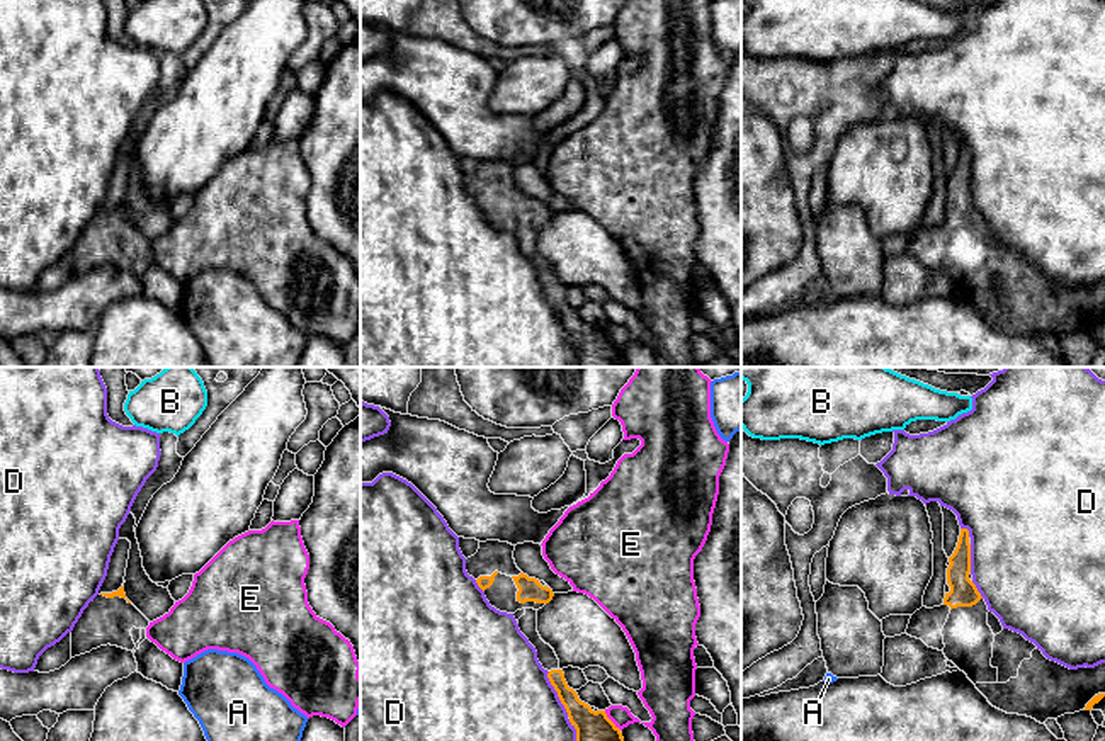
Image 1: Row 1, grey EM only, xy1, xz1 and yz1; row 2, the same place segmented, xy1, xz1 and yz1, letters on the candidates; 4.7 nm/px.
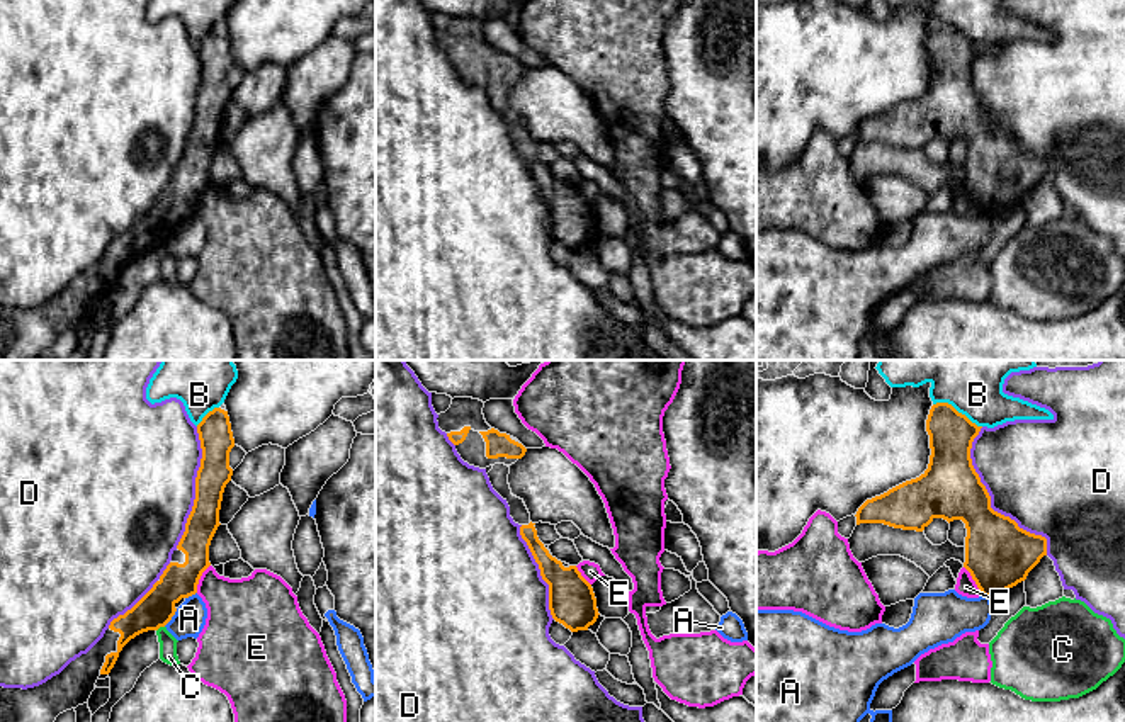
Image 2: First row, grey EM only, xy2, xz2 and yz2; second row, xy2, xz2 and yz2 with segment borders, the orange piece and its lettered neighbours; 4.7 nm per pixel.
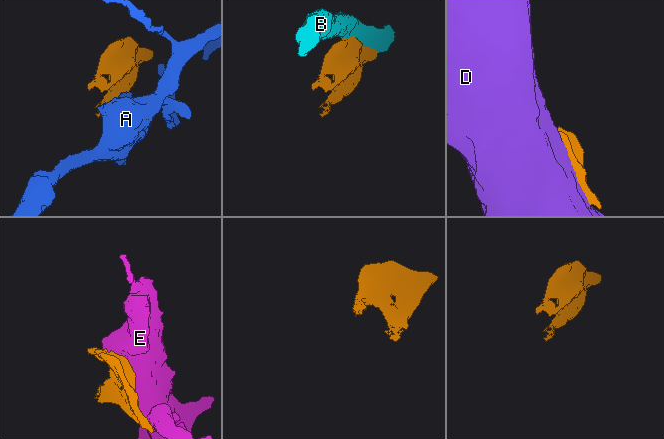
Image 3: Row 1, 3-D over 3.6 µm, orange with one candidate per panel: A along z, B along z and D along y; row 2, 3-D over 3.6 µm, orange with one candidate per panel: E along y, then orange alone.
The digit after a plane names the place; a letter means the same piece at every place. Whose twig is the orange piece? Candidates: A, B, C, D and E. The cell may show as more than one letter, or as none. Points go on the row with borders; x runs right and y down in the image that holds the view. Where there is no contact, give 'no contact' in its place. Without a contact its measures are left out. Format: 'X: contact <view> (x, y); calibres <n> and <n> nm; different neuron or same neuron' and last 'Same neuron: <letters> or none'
A: contact xy2 (172, 615); calibres 170 and 150 nm; different neuron
B: contact yz2 (955, 410); calibres 200 and 400 nm; different neuron
C: contact xy2 (160, 626); calibres 170 and 80 nm; different neuron
D: contact yz2 (989, 502); calibres 320 and 480 nm; different neuron
E: contact xy2 (199, 578); calibres 170 and 320 nm; different neuron
Same neuron: none

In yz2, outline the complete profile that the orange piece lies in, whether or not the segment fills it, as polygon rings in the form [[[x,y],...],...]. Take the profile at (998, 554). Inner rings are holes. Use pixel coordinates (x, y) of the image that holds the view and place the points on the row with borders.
[[[933,404],[926,420],[928,469],[867,499],[855,516],[856,525],[884,523],[916,532],[935,518],[962,520],[967,528],[964,567],[984,596],[994,596],[1026,579],[1047,556],[1047,539],[991,508],[991,496],[970,459],[981,428],[952,404]]]

